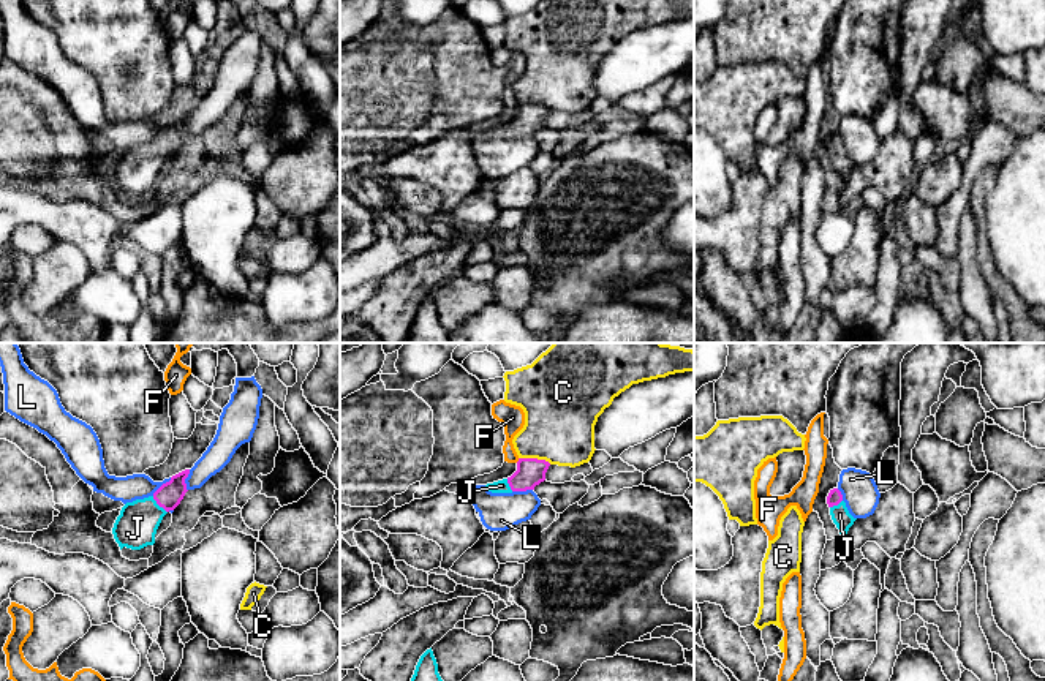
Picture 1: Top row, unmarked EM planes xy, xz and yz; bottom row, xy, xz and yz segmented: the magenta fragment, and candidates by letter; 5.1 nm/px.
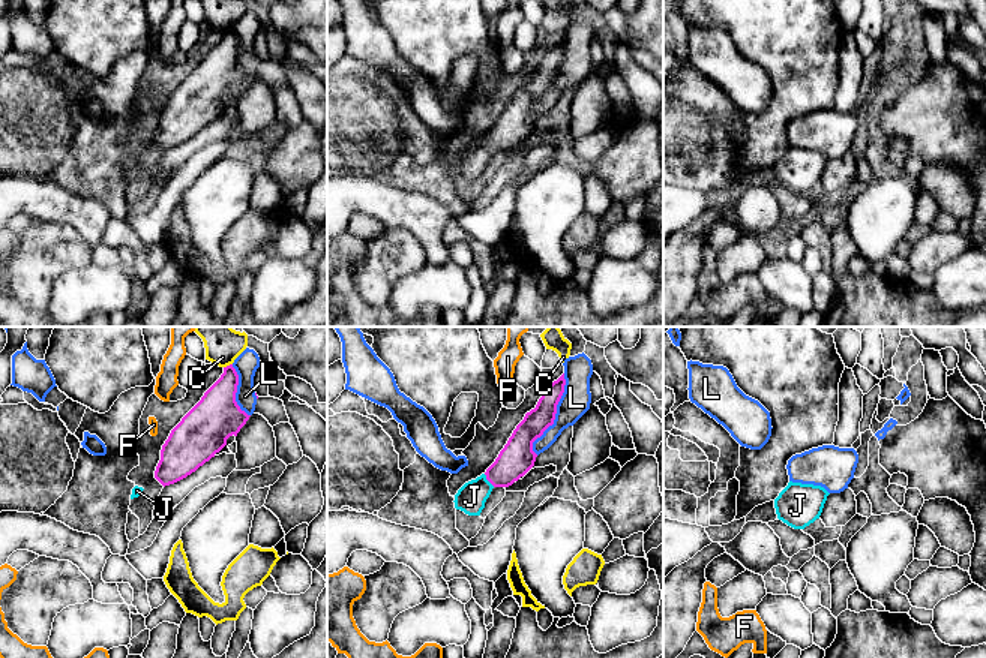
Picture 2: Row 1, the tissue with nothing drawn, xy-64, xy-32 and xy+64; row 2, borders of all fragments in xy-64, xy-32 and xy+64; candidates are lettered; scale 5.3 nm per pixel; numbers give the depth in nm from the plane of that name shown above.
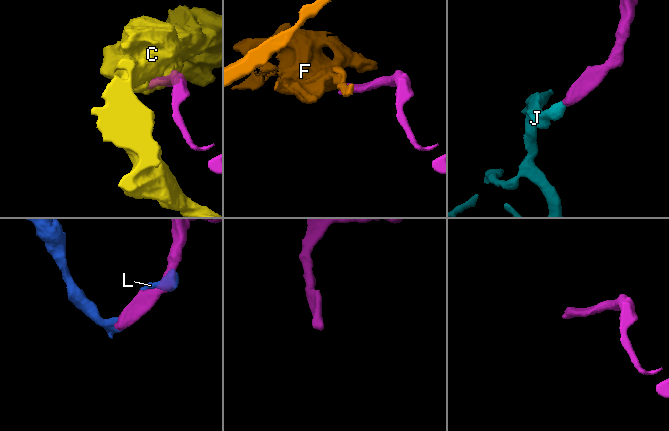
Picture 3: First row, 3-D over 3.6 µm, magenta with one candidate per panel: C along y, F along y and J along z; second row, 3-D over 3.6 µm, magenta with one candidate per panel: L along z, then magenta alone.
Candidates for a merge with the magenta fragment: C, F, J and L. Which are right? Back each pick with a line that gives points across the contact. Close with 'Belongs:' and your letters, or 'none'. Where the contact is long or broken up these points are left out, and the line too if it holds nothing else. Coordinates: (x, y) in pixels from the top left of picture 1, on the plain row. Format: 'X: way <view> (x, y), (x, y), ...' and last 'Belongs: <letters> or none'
J: way xy (169, 141), (158, 150), (135, 174)
Belongs: J

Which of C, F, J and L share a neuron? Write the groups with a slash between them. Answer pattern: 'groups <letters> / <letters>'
groups C / F / J / L

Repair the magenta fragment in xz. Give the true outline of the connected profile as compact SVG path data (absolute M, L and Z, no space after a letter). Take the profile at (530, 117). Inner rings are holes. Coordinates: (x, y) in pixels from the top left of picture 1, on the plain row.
M519 104L517 117L503 126L487 130L492 139L512 139L534 136L536 131L545 126L545 119L550 109L538 104Z

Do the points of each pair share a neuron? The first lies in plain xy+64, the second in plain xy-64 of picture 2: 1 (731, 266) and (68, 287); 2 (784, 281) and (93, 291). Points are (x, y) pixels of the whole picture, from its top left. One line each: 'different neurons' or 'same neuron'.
1: different neurons
2: same neuron

